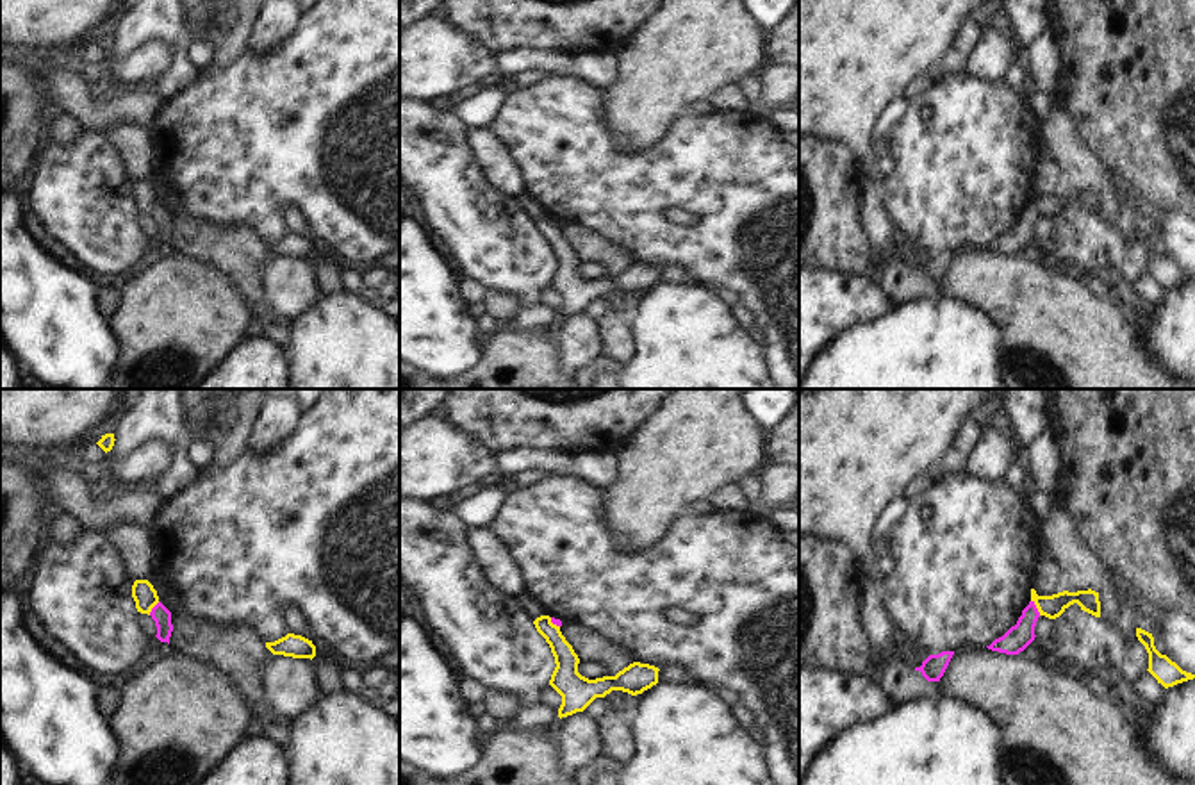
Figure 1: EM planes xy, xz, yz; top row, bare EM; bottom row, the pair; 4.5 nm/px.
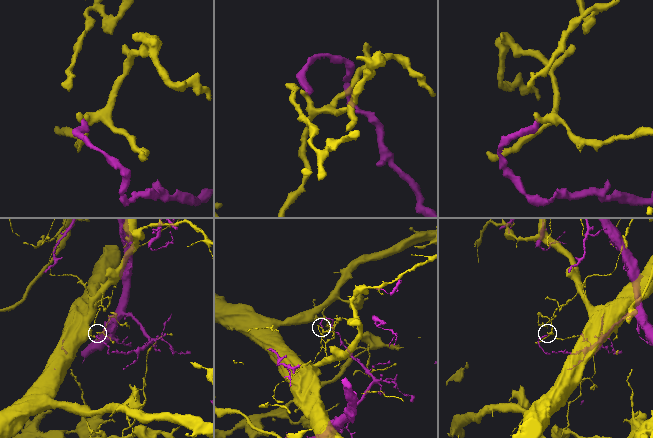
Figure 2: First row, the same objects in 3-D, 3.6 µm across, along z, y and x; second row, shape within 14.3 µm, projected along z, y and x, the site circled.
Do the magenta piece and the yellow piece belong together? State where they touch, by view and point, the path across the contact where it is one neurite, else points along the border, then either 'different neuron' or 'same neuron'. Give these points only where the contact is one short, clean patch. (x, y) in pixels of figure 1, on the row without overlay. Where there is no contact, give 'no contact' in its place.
yz (1035, 207) | along yz (1031, 200), (1040, 214) | different neuron

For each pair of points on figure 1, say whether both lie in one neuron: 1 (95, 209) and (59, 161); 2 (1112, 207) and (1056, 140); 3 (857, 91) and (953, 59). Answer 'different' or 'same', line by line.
1: same
2: same
3: different

